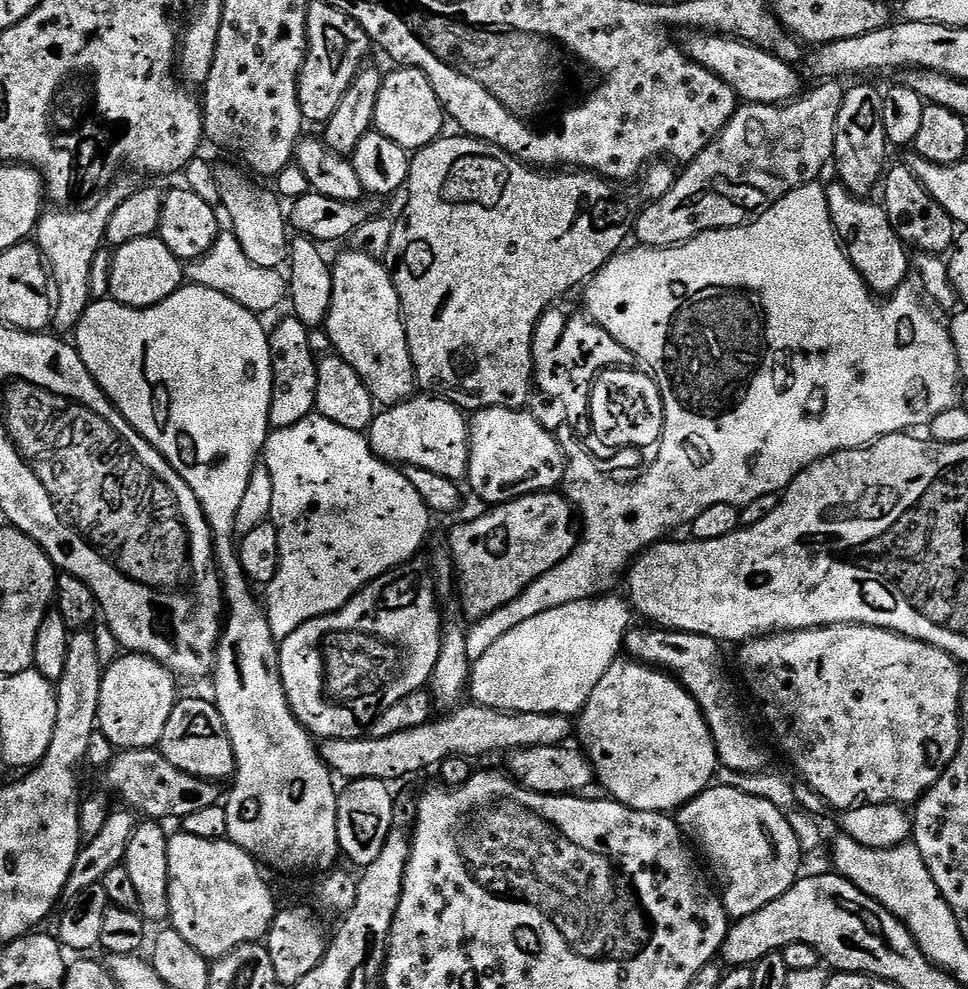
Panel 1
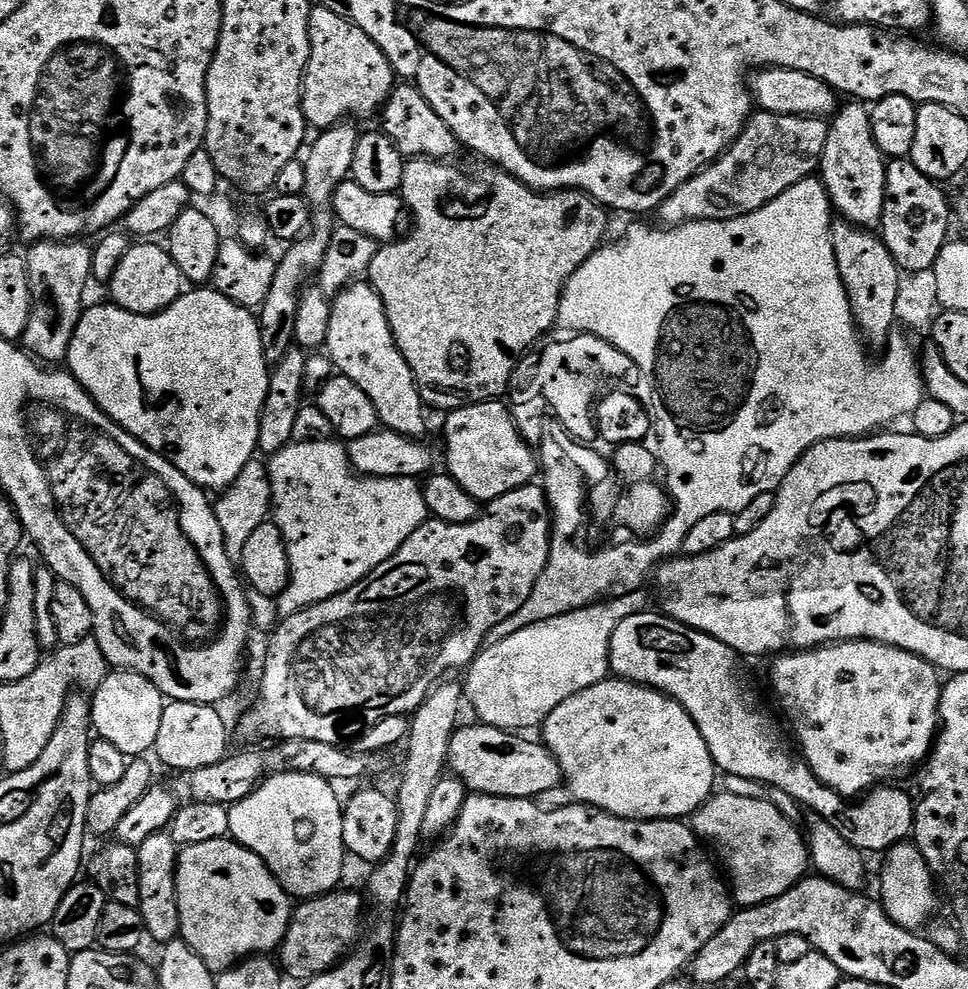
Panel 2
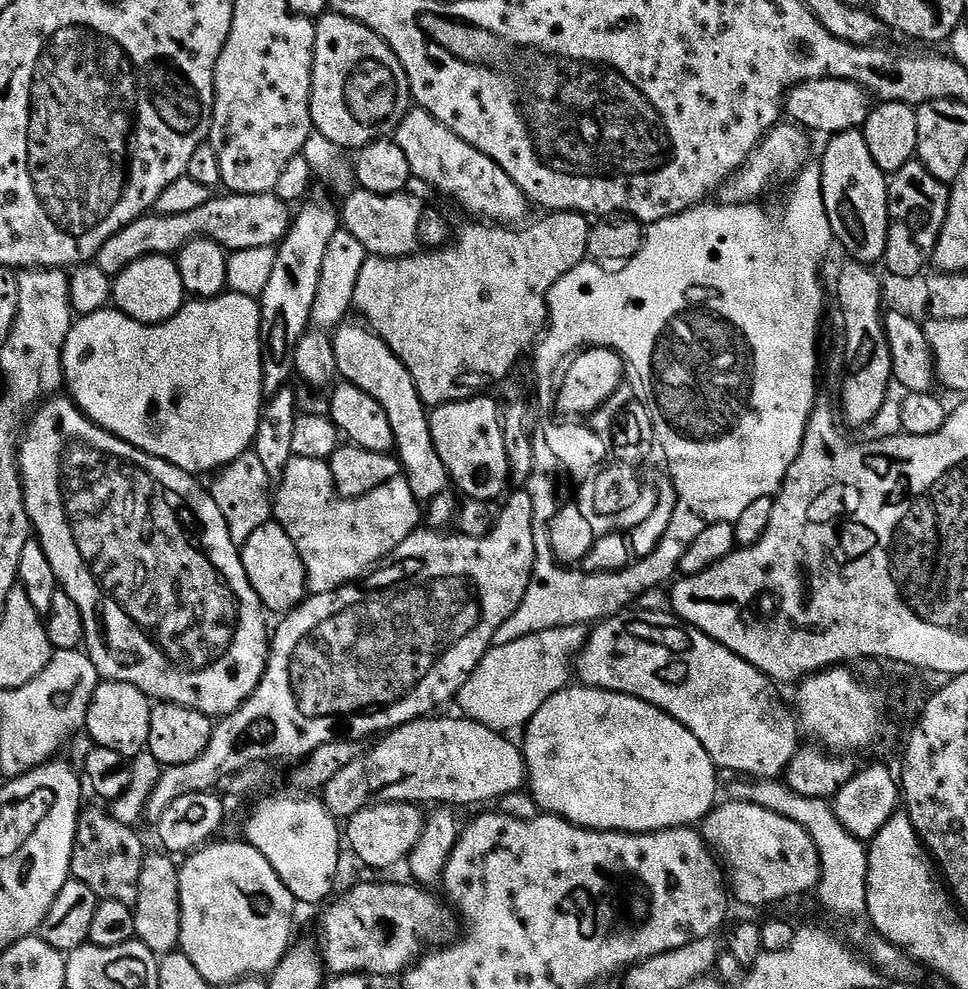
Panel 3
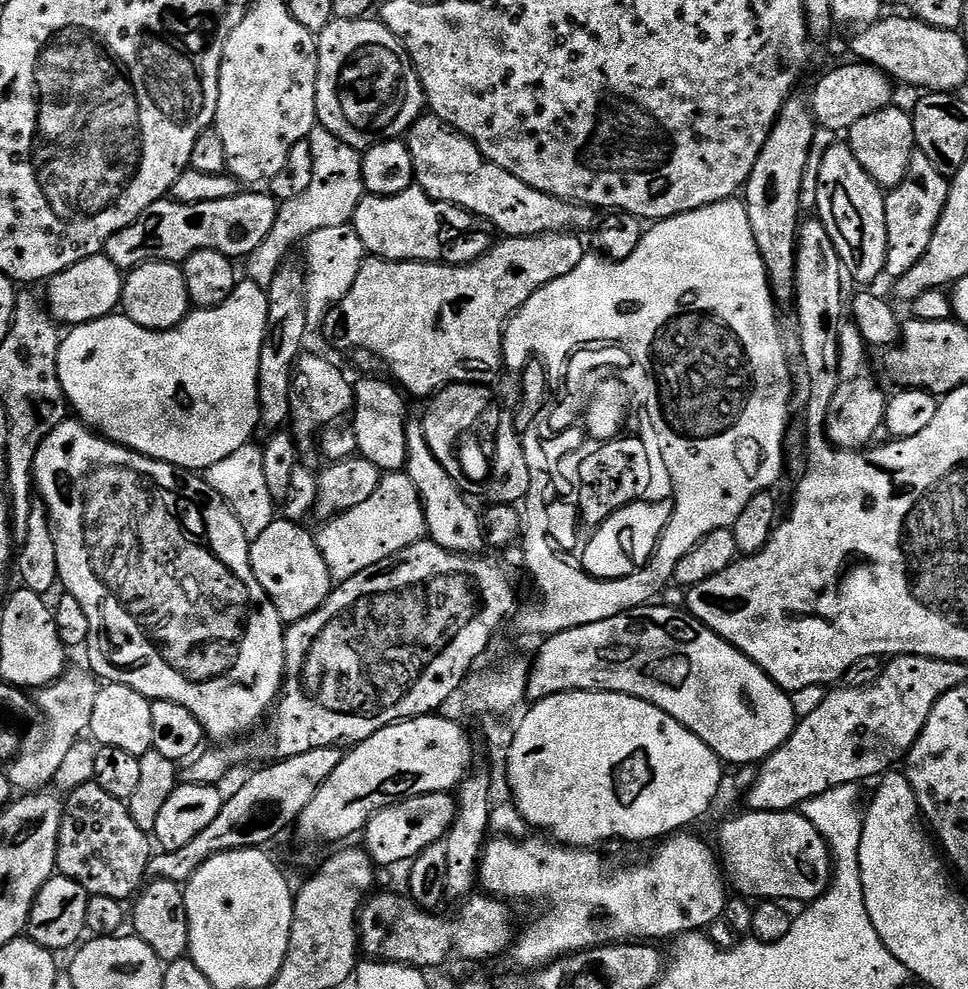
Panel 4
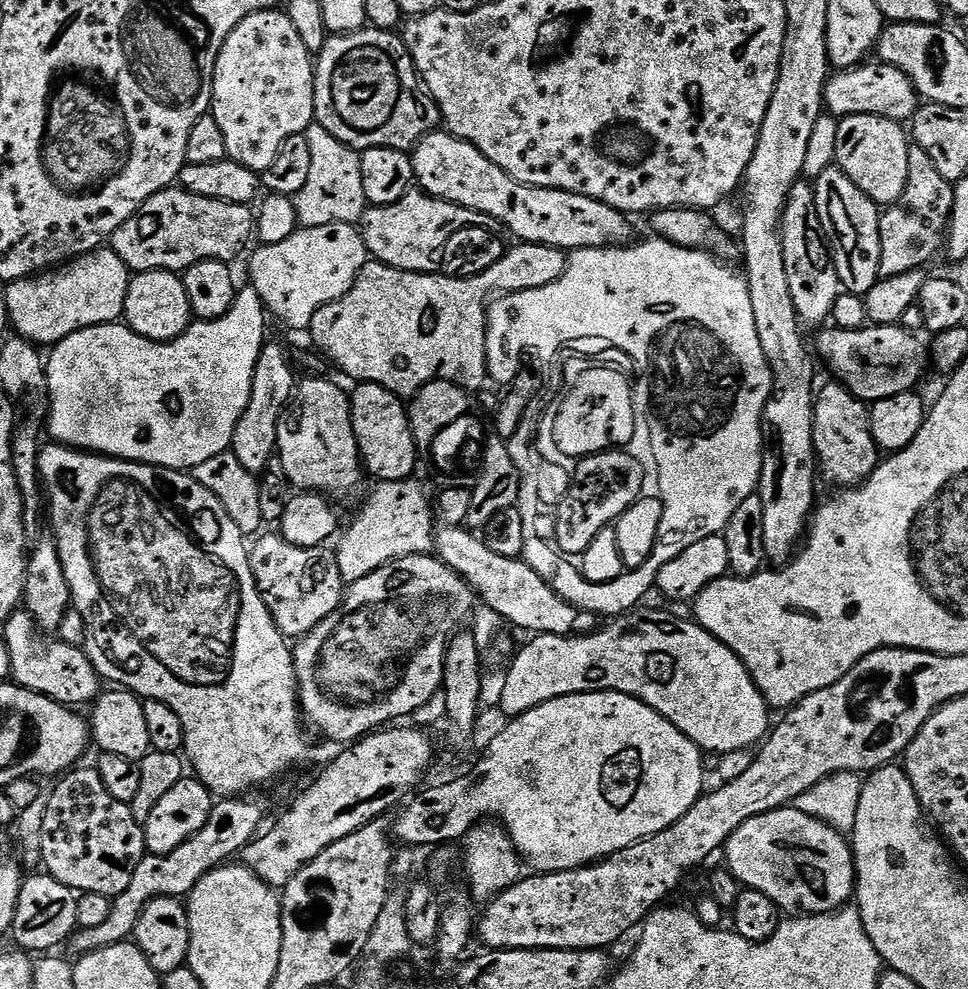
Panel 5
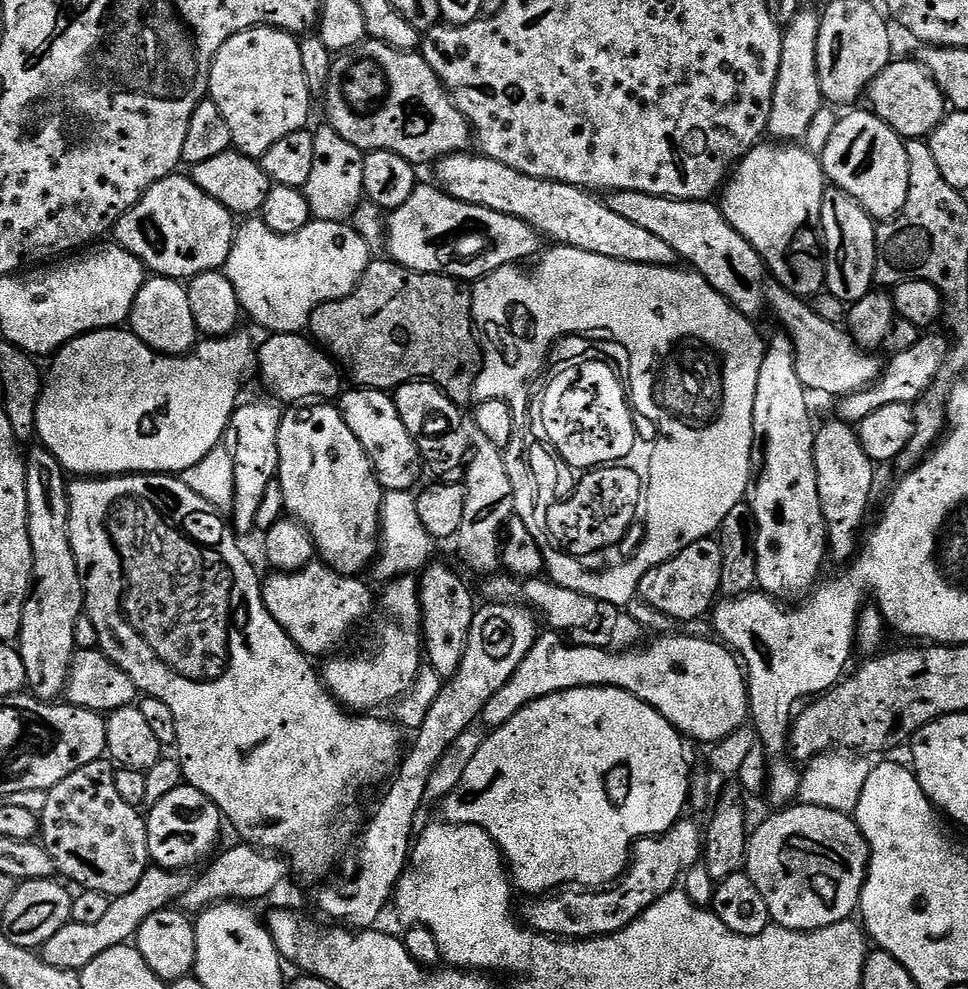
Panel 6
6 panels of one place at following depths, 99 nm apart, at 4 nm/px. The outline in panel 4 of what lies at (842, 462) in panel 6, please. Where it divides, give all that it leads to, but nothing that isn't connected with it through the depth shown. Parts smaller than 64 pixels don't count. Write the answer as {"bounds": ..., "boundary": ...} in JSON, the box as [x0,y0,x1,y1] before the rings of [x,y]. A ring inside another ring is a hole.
{"bounds":[826,323,886,452],"boundary":[[[855,323],[840,325],[840,361],[838,362],[838,382],[832,391],[829,404],[826,431],[828,441],[846,452],[859,452],[873,443],[876,431],[881,431],[884,422],[886,392],[876,385],[872,377],[872,360],[868,357],[870,345]]]}

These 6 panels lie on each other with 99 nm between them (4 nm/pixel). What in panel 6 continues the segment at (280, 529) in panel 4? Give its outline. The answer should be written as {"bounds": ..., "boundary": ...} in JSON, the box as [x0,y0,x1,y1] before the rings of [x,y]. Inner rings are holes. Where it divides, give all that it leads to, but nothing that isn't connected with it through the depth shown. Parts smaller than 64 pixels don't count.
{"bounds":[262,562,374,658],"boundary":[[[313,562],[307,564],[305,568],[299,568],[296,572],[271,573],[269,580],[265,579],[262,584],[264,593],[264,605],[266,610],[282,626],[282,630],[298,645],[300,651],[309,658],[316,656],[327,657],[335,653],[336,648],[348,636],[348,631],[374,608],[374,592],[367,588],[356,576],[343,576],[340,572],[335,572],[323,562]]]}

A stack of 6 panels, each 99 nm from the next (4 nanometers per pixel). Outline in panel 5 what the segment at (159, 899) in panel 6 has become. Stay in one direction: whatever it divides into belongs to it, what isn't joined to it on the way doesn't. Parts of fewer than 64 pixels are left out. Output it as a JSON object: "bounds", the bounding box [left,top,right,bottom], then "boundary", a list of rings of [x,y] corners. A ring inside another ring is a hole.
{"bounds":[70,798,268,957],"boundary":[[[224,798],[213,803],[206,826],[202,826],[198,834],[182,842],[178,850],[170,850],[170,854],[157,856],[145,854],[142,862],[138,862],[138,870],[134,870],[134,879],[131,880],[130,886],[123,894],[113,899],[112,910],[106,922],[89,928],[77,927],[72,933],[70,945],[72,944],[73,950],[76,951],[75,955],[81,957],[102,950],[106,946],[125,943],[135,933],[138,918],[146,910],[146,906],[154,902],[154,898],[187,897],[188,893],[194,890],[194,886],[198,886],[198,882],[206,878],[206,874],[239,857],[244,847],[256,839],[265,827],[264,815],[268,812],[266,801],[244,799],[248,798]]]}

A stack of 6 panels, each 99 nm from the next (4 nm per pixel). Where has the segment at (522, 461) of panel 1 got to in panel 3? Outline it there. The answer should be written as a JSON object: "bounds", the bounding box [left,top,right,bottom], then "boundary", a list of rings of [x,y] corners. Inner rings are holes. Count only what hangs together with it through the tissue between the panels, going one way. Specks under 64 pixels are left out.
{"bounds":[428,394,512,502],"boundary":[[[472,394],[462,400],[452,400],[449,404],[435,405],[428,421],[434,446],[453,485],[461,493],[464,491],[467,499],[496,502],[509,491],[512,461],[508,455],[504,428],[500,425],[499,403],[484,395],[488,394]]]}

